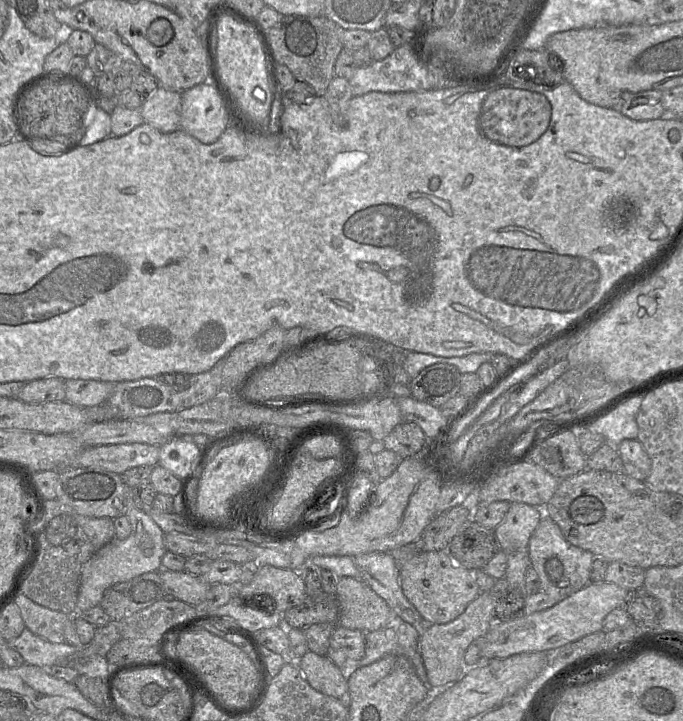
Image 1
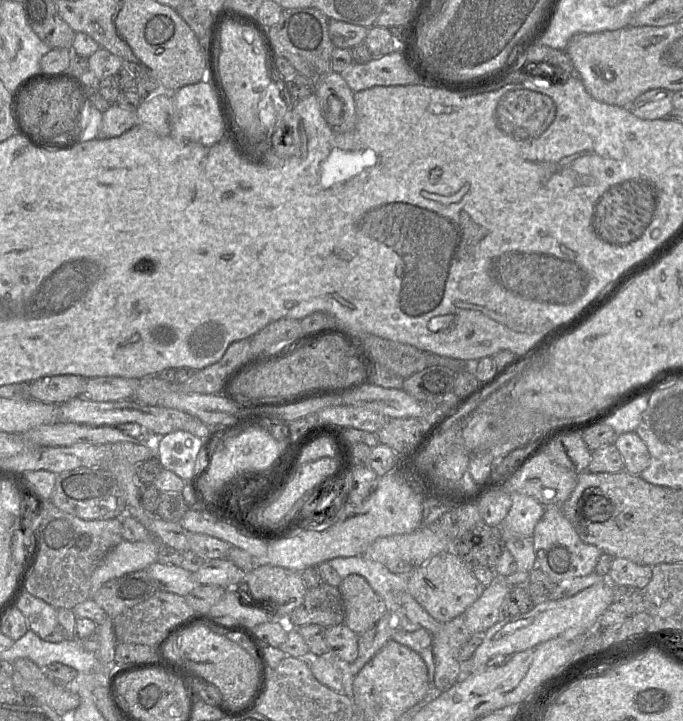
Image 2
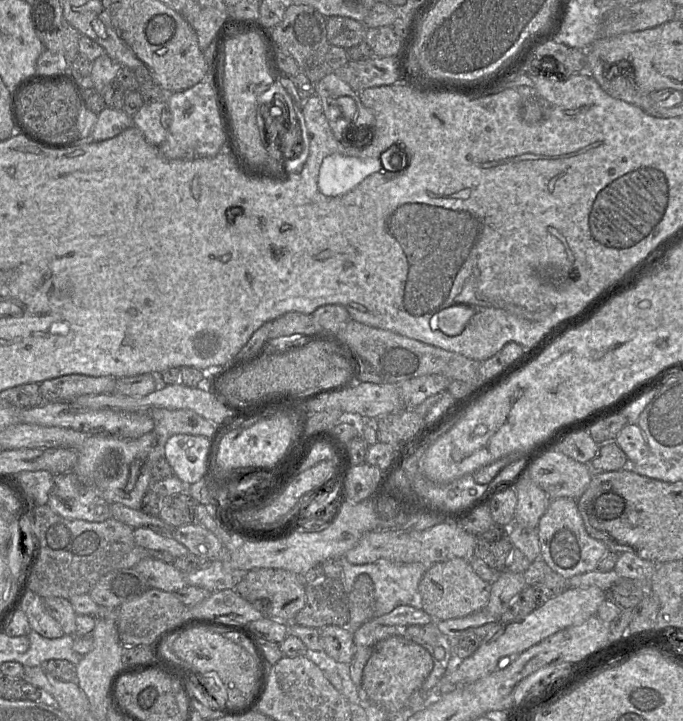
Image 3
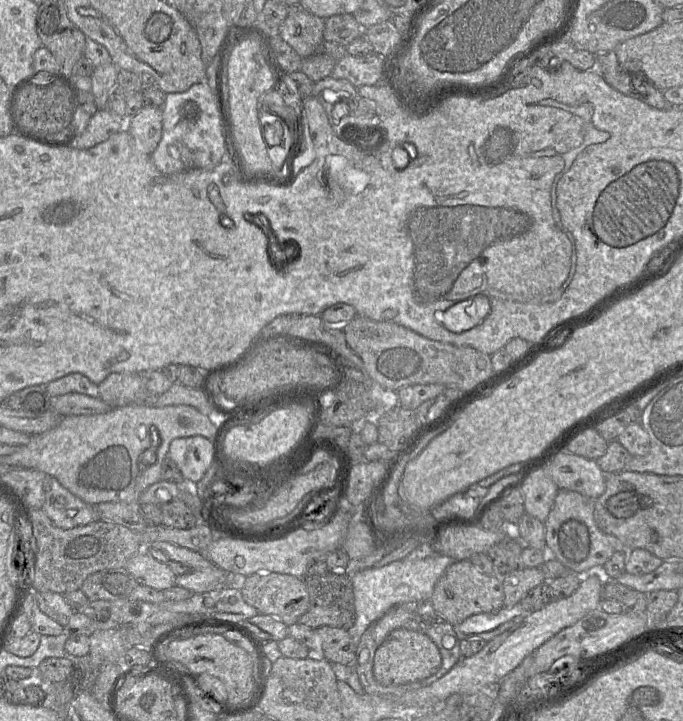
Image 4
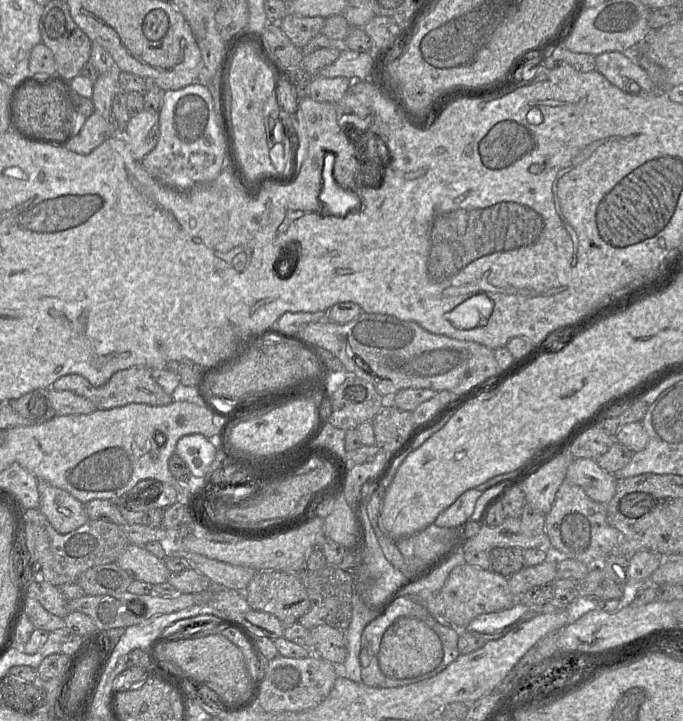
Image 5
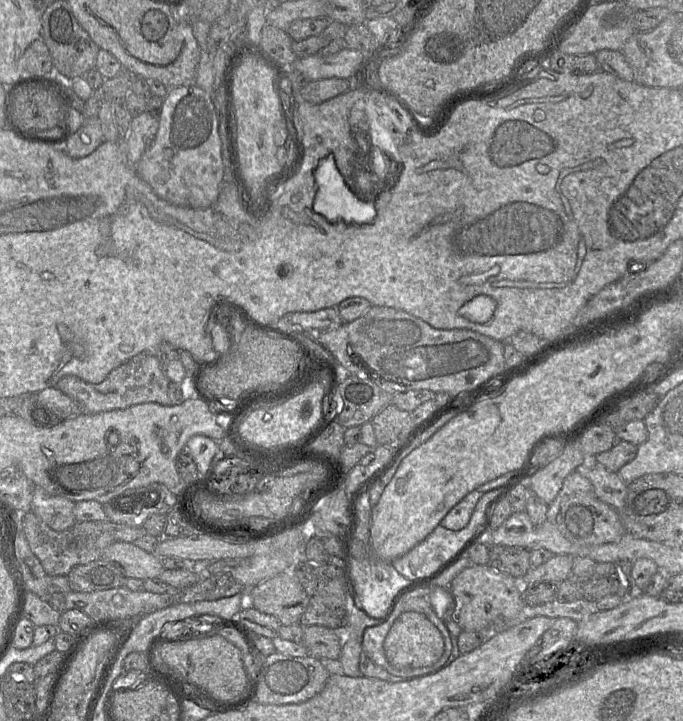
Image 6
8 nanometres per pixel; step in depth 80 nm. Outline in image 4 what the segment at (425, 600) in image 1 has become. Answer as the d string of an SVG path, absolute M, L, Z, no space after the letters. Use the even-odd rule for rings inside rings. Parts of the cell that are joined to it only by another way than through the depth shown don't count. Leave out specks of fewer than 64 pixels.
M469 560L454 561L435 584L429 605L453 626L475 614L497 612L504 606L501 578L483 574Z

